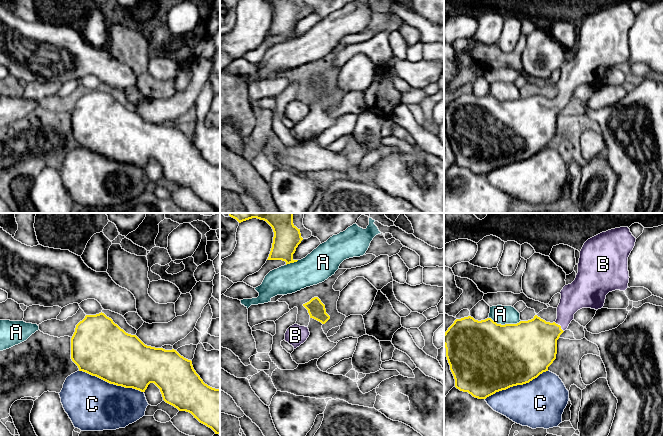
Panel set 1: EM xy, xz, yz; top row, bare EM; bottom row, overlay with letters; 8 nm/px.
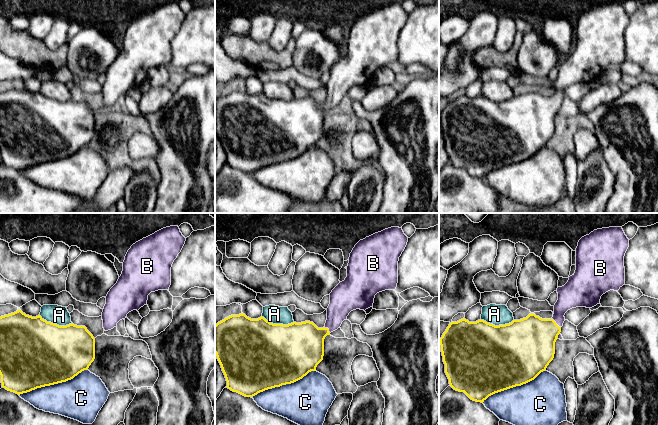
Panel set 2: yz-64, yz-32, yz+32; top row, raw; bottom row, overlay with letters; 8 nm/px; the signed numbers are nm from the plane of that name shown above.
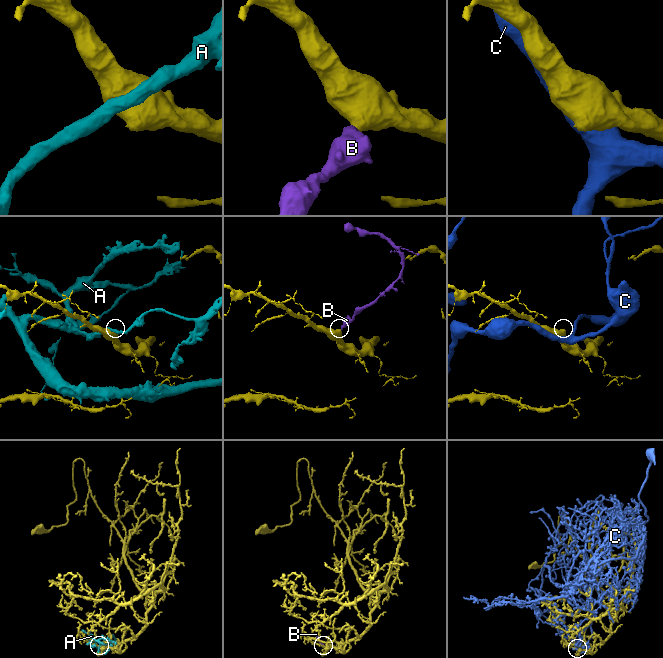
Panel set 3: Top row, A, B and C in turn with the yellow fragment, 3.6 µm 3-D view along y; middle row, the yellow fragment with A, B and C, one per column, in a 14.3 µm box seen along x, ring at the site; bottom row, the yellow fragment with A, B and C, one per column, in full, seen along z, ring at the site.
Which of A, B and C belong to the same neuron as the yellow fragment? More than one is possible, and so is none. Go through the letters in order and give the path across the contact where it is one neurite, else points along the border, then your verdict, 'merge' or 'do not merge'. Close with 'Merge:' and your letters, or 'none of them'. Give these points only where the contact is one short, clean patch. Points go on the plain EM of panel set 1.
A: do not merge
B: runs through yz (534, 118), (539, 113), (560, 102), (565, 86), (573, 74); merge
C: do not merge
Merge: B

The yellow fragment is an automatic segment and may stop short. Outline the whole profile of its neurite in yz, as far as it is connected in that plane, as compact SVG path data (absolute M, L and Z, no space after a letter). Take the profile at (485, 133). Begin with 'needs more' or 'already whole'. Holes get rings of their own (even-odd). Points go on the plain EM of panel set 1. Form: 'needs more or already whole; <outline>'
needs more; M628 3L611 5L588 15L580 27L578 49L575 56L571 60L565 61L560 68L561 75L557 83L557 95L553 99L546 98L537 91L528 97L505 101L497 100L491 94L481 97L475 96L471 92L456 95L444 109L446 133L455 155L455 163L460 167L468 168L475 174L486 175L496 168L529 159L543 148L548 147L548 143L556 135L557 116L574 96L574 90L582 84L601 85L609 68L625 67L628 64L630 54L628 33L635 18L636 14Z

